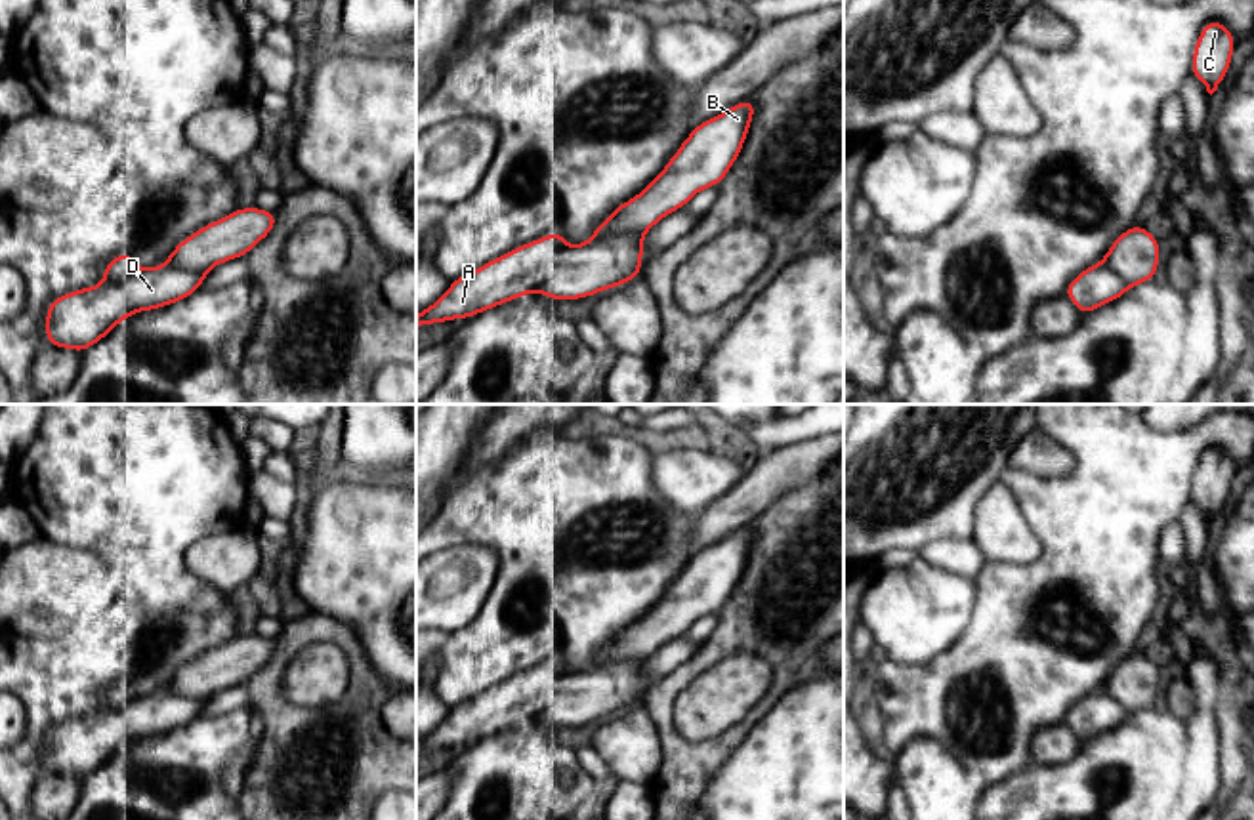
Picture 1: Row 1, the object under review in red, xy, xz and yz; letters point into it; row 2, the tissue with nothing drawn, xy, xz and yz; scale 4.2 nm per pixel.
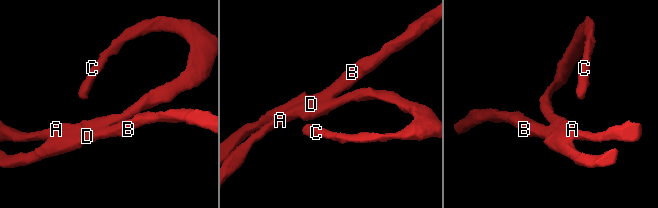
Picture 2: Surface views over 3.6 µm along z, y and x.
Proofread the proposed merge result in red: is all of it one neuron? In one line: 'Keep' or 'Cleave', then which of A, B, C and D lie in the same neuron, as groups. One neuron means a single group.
Keep. Groups: A B C D

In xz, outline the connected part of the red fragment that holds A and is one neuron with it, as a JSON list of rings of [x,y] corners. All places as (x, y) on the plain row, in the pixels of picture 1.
[[[748,524],[718,543],[702,547],[689,559],[664,597],[639,622],[617,633],[584,671],[569,673],[565,664],[554,658],[458,704],[435,730],[416,742],[416,757],[422,751],[471,746],[525,721],[540,719],[557,728],[582,727],[641,704],[645,660],[668,641],[685,635],[699,618],[723,608],[742,578],[754,538],[756,530]]]

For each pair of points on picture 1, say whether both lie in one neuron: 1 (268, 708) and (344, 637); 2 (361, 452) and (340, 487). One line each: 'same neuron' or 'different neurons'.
1: same neuron
2: different neurons

